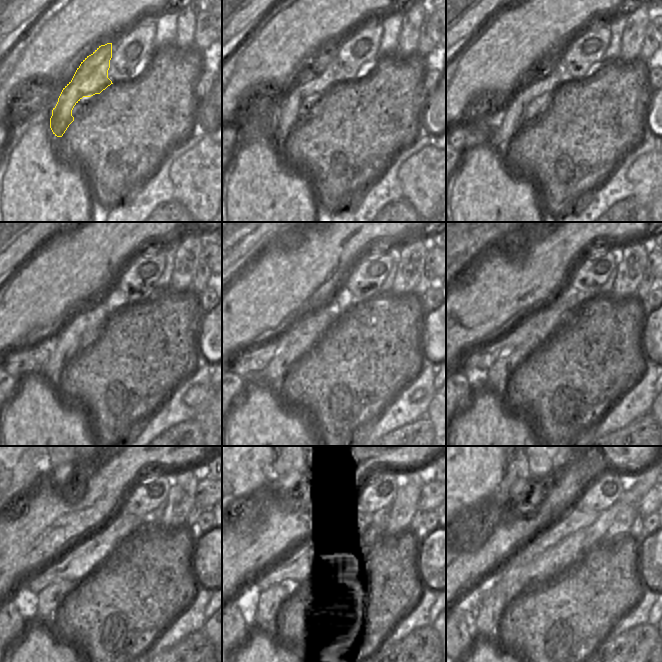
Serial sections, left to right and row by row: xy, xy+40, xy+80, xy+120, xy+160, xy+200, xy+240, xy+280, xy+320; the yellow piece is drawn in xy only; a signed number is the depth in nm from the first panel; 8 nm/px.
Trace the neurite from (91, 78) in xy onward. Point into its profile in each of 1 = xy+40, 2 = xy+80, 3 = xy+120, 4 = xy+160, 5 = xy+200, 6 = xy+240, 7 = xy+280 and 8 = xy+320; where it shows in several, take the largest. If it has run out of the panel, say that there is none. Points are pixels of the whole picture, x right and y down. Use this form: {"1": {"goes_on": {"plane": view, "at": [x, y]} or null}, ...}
{"1": {"goes_on": {"plane": "xy+40", "at": [285, 120]}}, "2": {"goes_on": {"plane": "xy+80", "at": [511, 123]}}, "3": {"goes_on": {"plane": "xy+120", "at": [66, 347]}}, "4": {"goes_on": {"plane": "xy+160", "at": [285, 359]}}, "5": {"goes_on": {"plane": "xy+200", "at": [497, 376]}}, "6": {"goes_on": {"plane": "xy+240", "at": [49, 600]}}, "7": {"goes_on": {"plane": "xy+280", "at": [271, 600]}}, "8": {"goes_on": {"plane": "xy+320", "at": [486, 628]}}}

